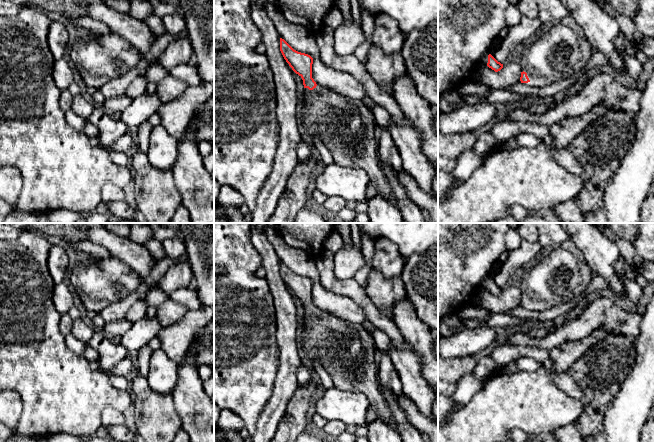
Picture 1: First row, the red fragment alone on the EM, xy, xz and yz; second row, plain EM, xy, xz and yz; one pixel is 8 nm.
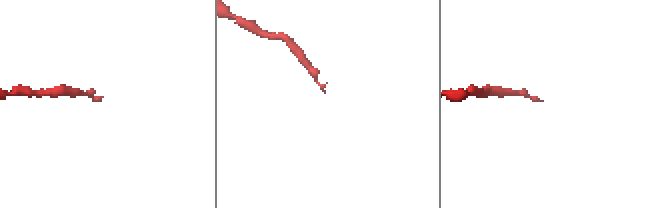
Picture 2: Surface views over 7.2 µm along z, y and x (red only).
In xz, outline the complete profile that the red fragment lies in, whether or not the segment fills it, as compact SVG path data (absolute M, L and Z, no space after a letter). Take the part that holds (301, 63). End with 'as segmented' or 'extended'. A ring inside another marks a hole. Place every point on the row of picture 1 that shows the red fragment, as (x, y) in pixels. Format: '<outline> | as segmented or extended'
M280 38L280 51L292 70L303 80L305 89L301 117L302 125L308 133L322 140L335 164L363 169L370 182L375 184L377 194L387 198L392 205L399 208L398 200L378 163L376 122L372 109L366 106L363 100L352 99L317 84L312 78L313 58L294 50L282 38Z | extended

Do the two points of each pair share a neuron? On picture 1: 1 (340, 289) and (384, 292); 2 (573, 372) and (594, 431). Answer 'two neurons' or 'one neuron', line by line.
1: two neurons
2: one neuron

